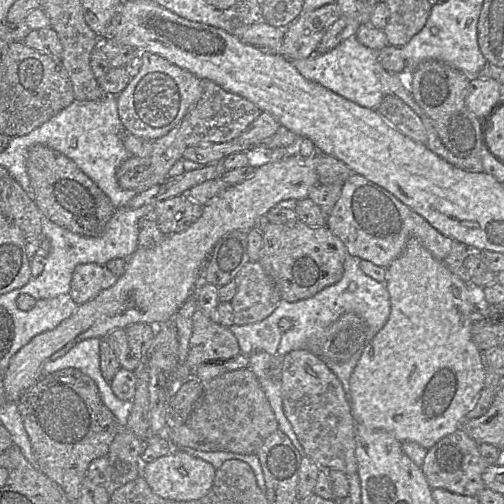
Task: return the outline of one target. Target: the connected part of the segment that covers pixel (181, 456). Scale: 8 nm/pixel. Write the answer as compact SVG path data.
M172 449L168 455L143 464L141 476L144 477L151 490L161 498L172 501L192 501L208 493L213 485L215 473L216 469L212 464L182 450Z

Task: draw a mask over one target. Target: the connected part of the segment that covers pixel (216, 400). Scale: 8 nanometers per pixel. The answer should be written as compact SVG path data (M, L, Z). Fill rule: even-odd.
M249 368L226 371L208 381L185 424L219 446L219 451L239 454L256 454L265 439L279 428L265 392Z

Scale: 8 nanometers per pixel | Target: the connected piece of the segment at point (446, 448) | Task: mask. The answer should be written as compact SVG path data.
M459 427L428 449L421 469L432 489L442 488L455 494L476 497L486 488L482 475L488 465L479 452L479 443Z

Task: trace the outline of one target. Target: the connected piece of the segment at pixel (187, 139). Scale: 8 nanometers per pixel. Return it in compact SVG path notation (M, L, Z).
M200 79L202 96L179 124L166 135L155 140L152 154L140 158L129 156L118 167L116 178L121 188L138 194L163 183L172 166L181 160L186 148L206 143L225 143L237 138L261 114L249 100L228 92L208 79Z

